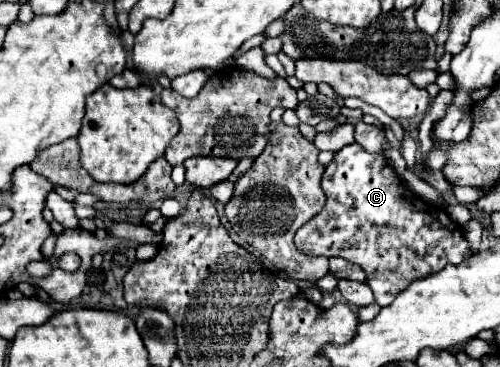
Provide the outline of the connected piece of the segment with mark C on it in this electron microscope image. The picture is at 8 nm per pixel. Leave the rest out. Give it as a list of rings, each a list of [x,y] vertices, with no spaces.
[[[351,143],[349,147],[335,153],[333,161],[323,173],[321,187],[327,197],[325,207],[295,233],[295,245],[305,255],[343,257],[359,265],[367,275],[367,285],[373,289],[375,301],[381,307],[389,305],[411,281],[439,273],[445,269],[445,265],[457,265],[471,257],[463,227],[459,227],[443,207],[435,205],[433,215],[429,203],[425,203],[421,197],[415,197],[405,187],[403,179],[387,165],[383,155],[369,155],[359,143]]]

